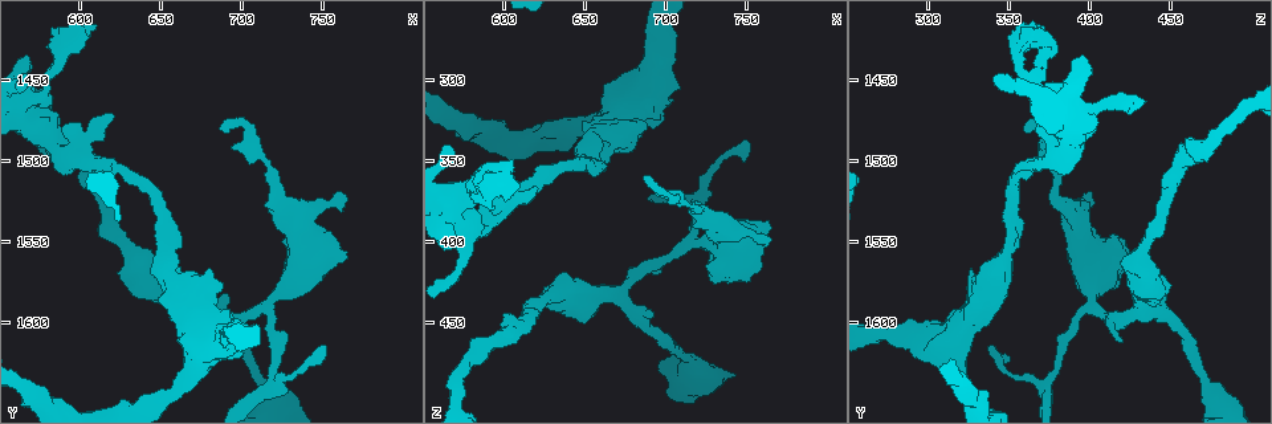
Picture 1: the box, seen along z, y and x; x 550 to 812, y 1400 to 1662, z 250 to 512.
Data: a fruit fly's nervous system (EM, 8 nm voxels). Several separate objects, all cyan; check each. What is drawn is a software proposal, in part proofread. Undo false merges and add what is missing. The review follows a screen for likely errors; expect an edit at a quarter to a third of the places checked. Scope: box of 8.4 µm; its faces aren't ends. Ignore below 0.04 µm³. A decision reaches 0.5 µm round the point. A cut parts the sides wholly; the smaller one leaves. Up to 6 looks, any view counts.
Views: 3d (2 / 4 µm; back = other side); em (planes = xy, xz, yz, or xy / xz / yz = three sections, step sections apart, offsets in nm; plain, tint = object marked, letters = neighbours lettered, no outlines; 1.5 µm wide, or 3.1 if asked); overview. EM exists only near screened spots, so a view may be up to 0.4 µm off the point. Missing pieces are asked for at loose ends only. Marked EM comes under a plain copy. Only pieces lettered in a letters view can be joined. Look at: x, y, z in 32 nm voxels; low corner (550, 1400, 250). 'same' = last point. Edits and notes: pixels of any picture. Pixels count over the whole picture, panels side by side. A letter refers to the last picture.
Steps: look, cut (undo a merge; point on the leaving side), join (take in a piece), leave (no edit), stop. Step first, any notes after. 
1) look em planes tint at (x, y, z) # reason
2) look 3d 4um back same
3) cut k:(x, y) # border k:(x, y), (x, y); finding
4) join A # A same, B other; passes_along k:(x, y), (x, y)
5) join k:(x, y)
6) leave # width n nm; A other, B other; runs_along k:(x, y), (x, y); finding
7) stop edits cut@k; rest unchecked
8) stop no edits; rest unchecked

look em planes letters at (692, 1612, 420) # an open end

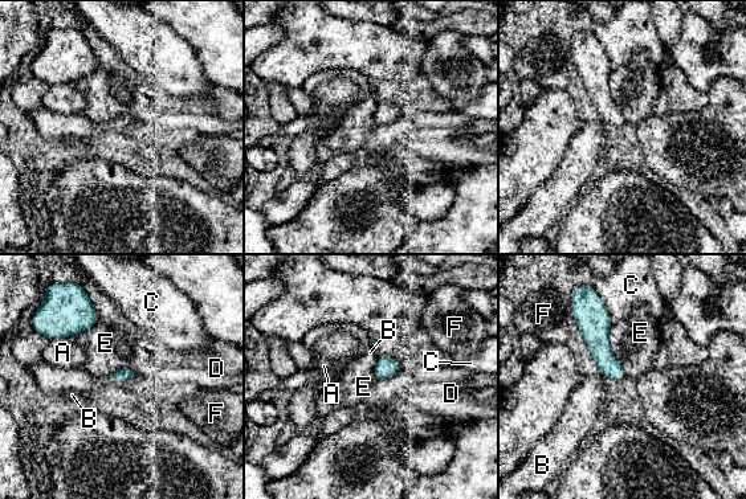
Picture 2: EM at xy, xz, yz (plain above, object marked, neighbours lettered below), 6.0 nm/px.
leave # A other, B other, C other, D other, E other, F other; border 2:(379, 356), (374, 363); none of them fits

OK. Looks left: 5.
look em yz step 8 tint at (618, 1472, 368) # free end

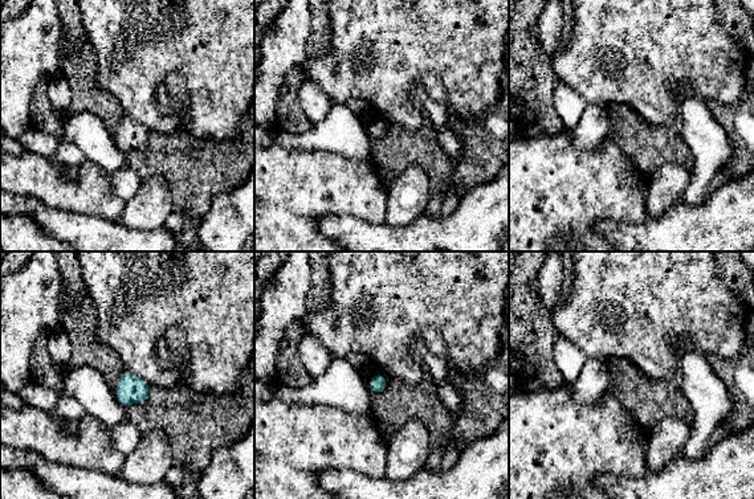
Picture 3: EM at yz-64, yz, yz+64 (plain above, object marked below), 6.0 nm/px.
look em planes letters same # another direction

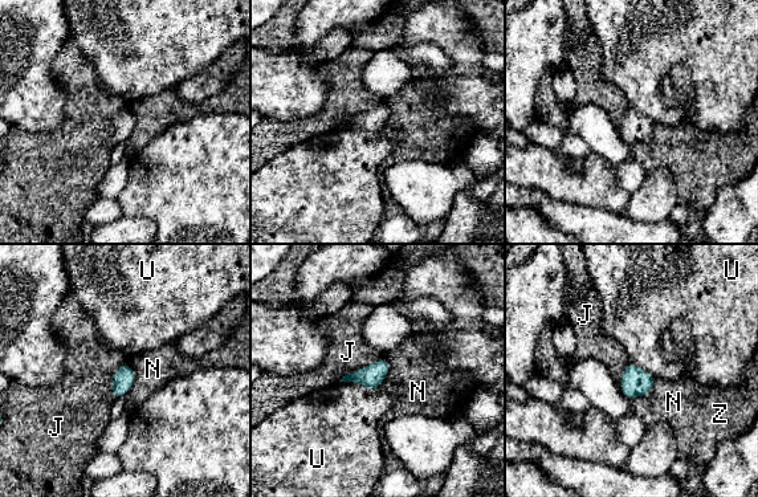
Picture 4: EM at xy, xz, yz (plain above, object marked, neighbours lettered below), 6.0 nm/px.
leave # J other, N other, U other, Z other; border 4:(339, 379), (370, 390), (380, 386); none of them fits

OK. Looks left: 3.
look 3d 2um at (752, 1616, 340) # branch stops here

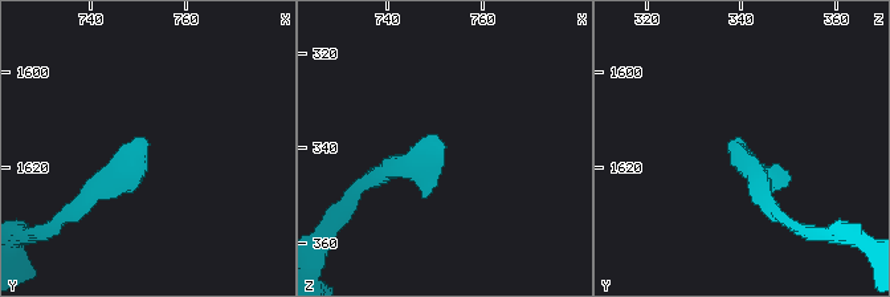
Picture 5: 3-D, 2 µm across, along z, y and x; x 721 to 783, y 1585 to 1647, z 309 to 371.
look em planes letters at (752, 1615, 339)

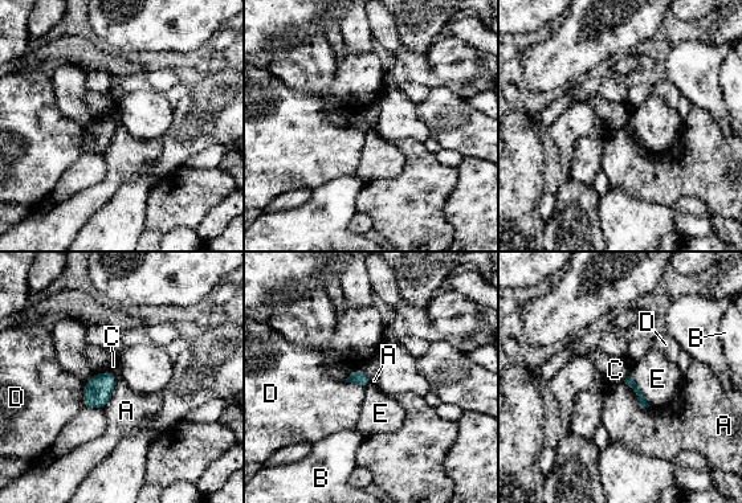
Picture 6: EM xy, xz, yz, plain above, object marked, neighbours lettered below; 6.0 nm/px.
leave # A other, B other, C other, D other, E other; border 6:(357, 367), (372, 381); none of them fits

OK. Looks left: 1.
stop no edits; rest unchecked

